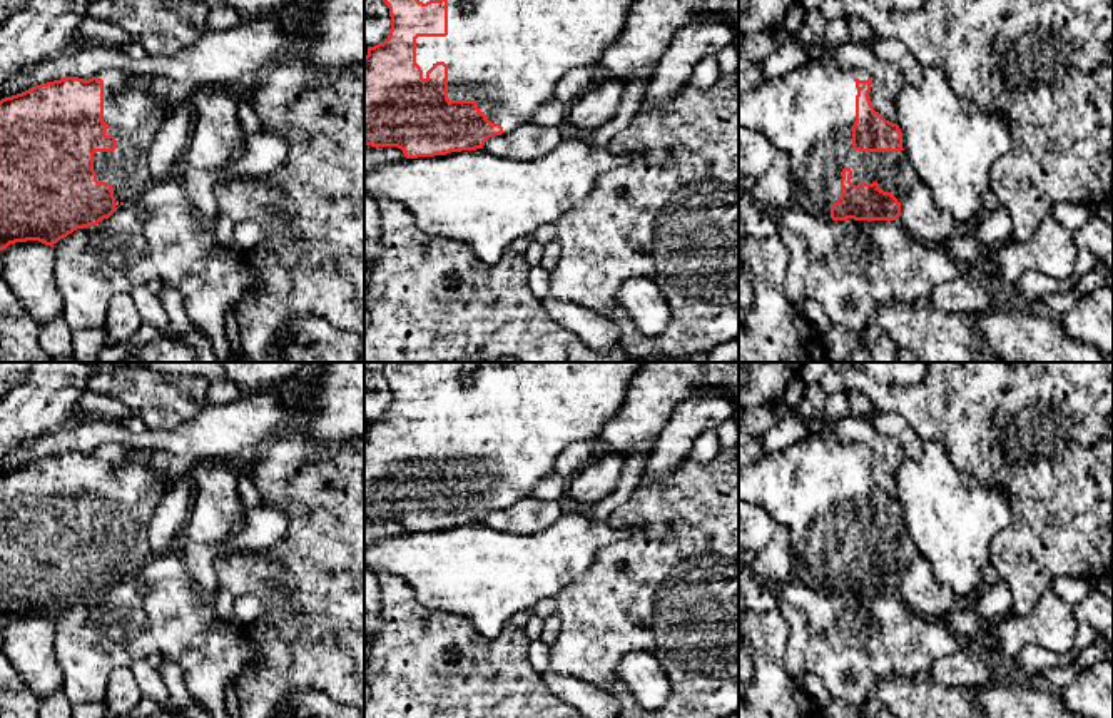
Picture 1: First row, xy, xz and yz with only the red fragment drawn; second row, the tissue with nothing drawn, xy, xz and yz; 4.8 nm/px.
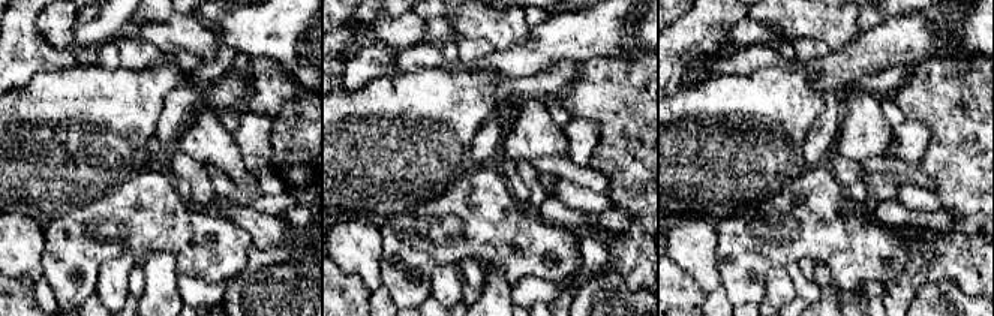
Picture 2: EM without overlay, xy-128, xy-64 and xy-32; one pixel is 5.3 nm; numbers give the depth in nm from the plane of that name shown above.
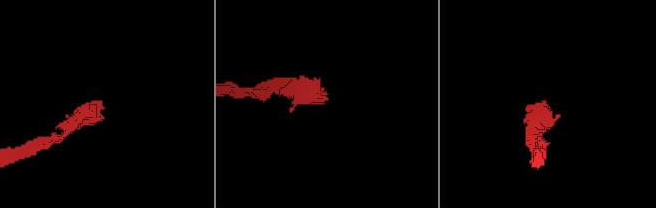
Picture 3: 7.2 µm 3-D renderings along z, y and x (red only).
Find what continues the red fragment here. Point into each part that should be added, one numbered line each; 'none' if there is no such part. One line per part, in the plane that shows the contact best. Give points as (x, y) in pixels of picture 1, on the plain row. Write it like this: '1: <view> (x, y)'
1: xz (507, 424)

